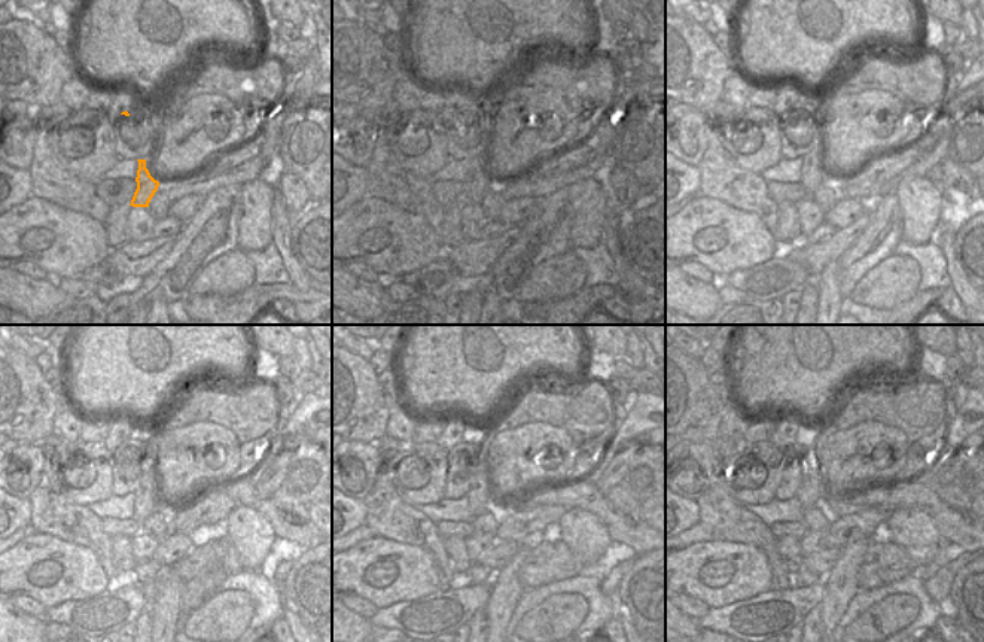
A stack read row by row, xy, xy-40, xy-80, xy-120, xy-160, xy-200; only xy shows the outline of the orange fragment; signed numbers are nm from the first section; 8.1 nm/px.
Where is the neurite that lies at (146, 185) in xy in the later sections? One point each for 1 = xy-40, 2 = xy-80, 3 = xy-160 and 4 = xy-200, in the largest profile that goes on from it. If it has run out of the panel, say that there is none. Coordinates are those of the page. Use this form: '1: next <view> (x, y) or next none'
1: next xy-40 (480, 180)
2: next xy-80 (812, 175)
3: next xy-160 (478, 496)
4: next xy-200 (812, 490)

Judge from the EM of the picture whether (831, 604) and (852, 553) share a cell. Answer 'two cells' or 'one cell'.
one cell

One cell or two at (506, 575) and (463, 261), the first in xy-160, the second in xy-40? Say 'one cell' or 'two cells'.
two cells

